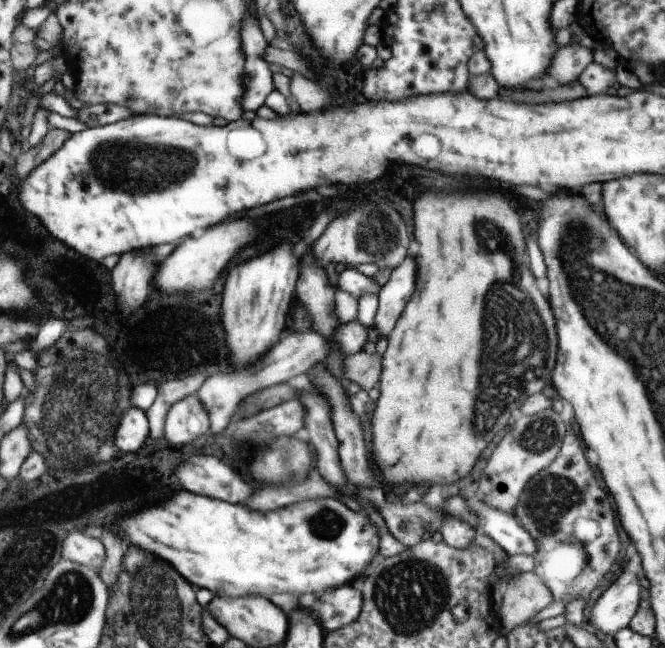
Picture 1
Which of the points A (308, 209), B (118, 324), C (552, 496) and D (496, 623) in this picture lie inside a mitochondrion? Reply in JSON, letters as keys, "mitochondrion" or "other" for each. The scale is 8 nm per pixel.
{"A":"other","B":"other","C":"mitochondrion","D":"other"}

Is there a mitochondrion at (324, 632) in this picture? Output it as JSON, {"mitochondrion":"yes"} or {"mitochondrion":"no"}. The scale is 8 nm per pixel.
{"mitochondrion":"no"}

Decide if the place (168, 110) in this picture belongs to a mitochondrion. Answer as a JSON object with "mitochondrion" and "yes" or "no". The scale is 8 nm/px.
{"mitochondrion":"no"}

